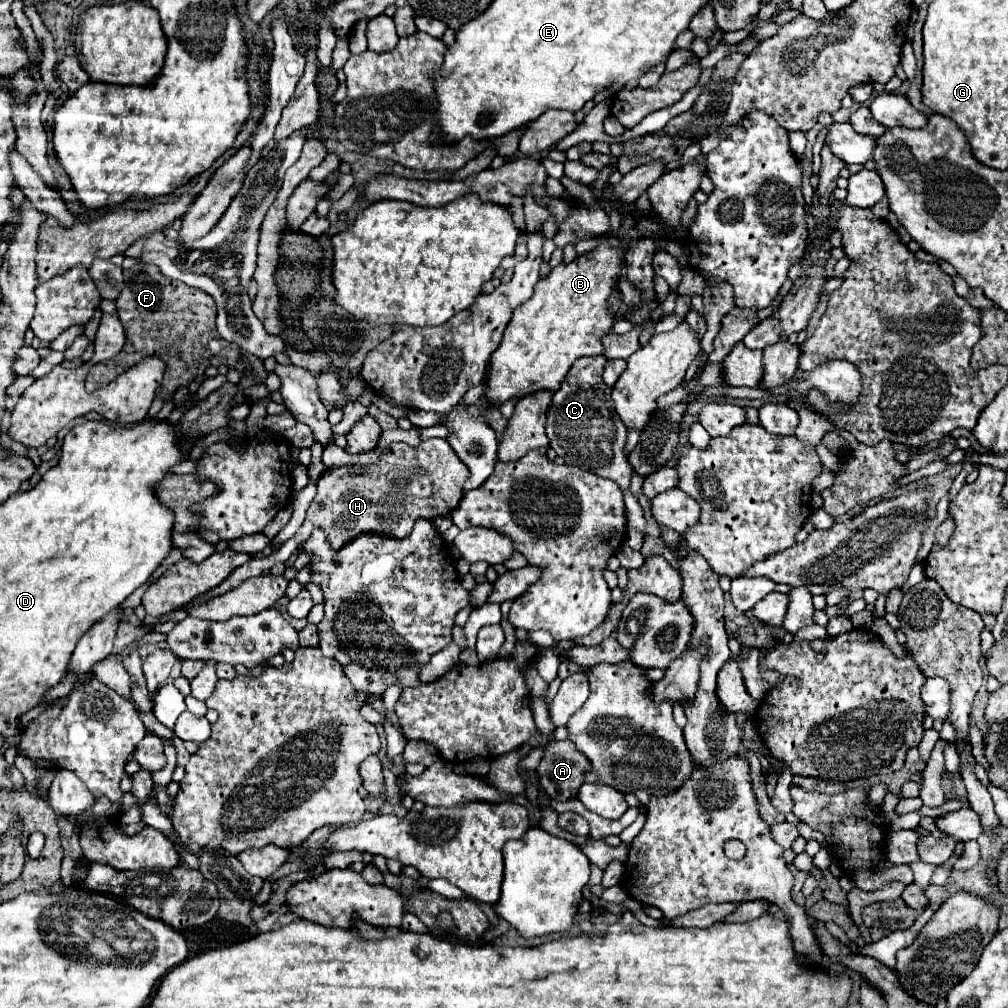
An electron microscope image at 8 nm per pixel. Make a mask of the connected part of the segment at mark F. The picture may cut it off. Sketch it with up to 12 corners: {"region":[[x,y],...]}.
{"region":[[155,265],[123,271],[123,363],[93,365],[101,389],[159,355],[165,397],[207,367],[235,367],[217,305]]}

